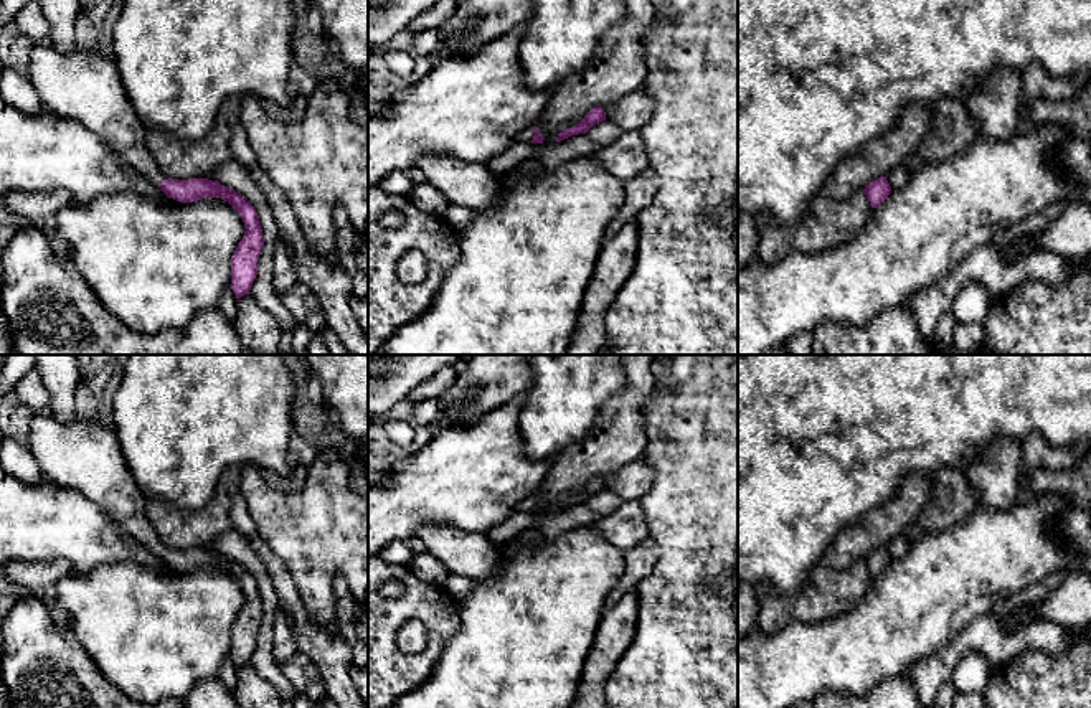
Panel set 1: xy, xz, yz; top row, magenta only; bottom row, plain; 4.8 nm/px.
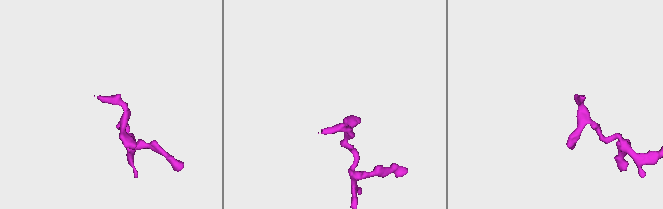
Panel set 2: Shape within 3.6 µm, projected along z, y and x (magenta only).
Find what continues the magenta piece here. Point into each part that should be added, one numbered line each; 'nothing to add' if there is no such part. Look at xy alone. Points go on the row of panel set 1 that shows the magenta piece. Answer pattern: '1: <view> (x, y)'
1: xy (85, 86)

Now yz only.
nothing to add

